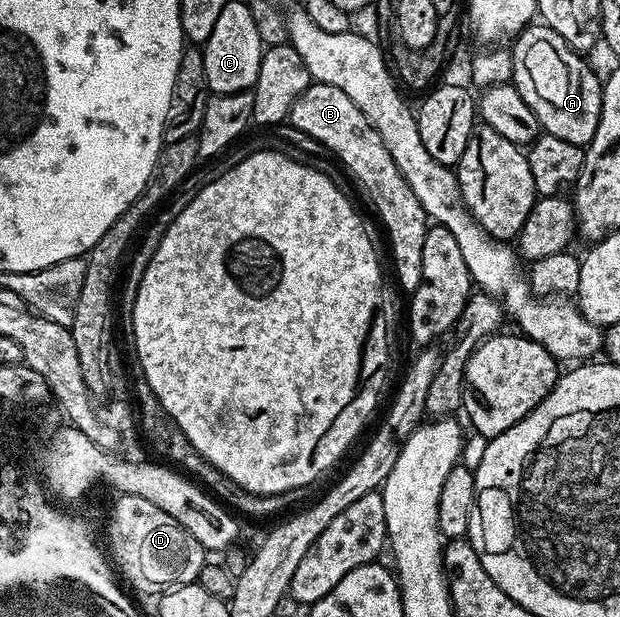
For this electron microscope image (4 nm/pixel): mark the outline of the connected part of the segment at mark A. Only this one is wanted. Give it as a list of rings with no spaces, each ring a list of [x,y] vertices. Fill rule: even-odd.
[[[531,24],[523,29],[511,46],[513,55],[512,83],[523,96],[524,102],[540,120],[542,129],[557,139],[571,143],[573,146],[584,147],[594,138],[601,118],[602,106],[602,79],[598,78],[594,70],[582,59],[578,51],[573,50],[569,44],[554,29],[544,24]]]

